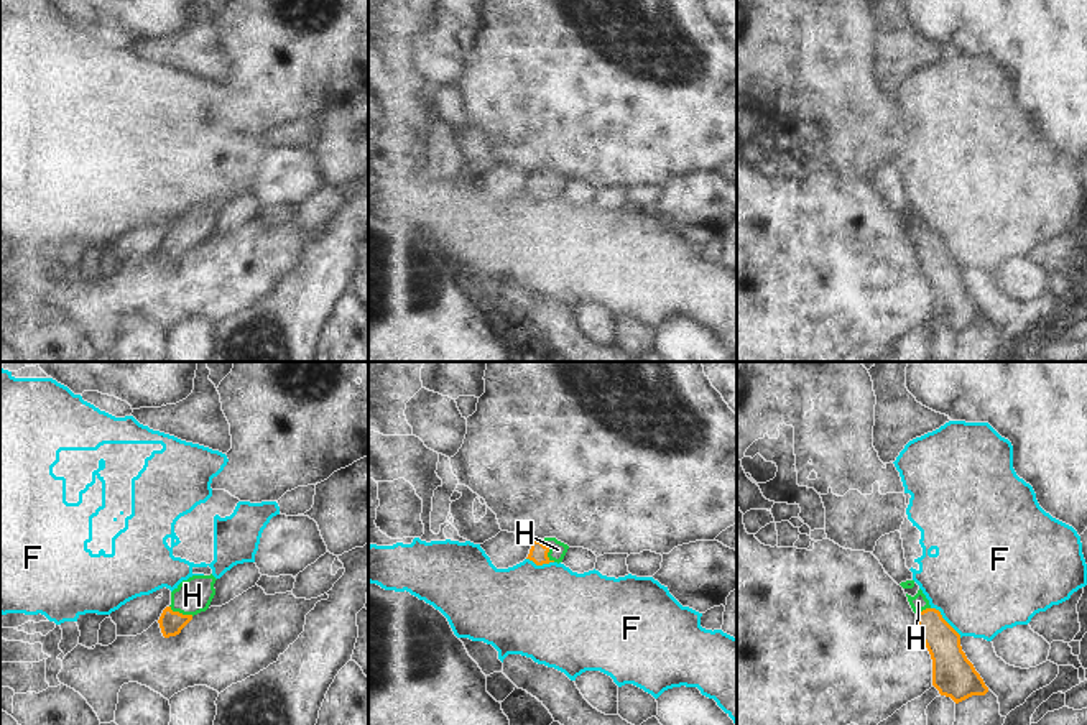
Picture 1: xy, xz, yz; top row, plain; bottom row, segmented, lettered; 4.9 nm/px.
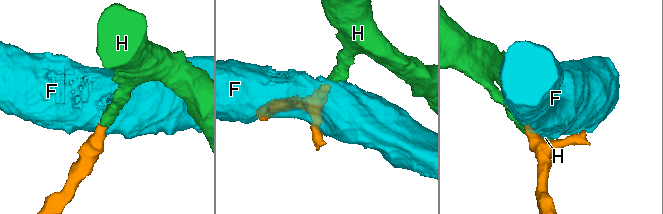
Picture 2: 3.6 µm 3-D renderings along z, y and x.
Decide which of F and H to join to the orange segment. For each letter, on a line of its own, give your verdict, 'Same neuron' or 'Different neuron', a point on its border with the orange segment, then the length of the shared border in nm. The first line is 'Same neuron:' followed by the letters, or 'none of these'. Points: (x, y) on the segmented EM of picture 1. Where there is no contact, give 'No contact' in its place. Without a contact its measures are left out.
Same neuron: H
F: Different neuron. Touches orange at yz (944, 620). Shared border 220 nm
H: Same neuron. Touches orange at xz (548, 551). Shared border 130 nm.

